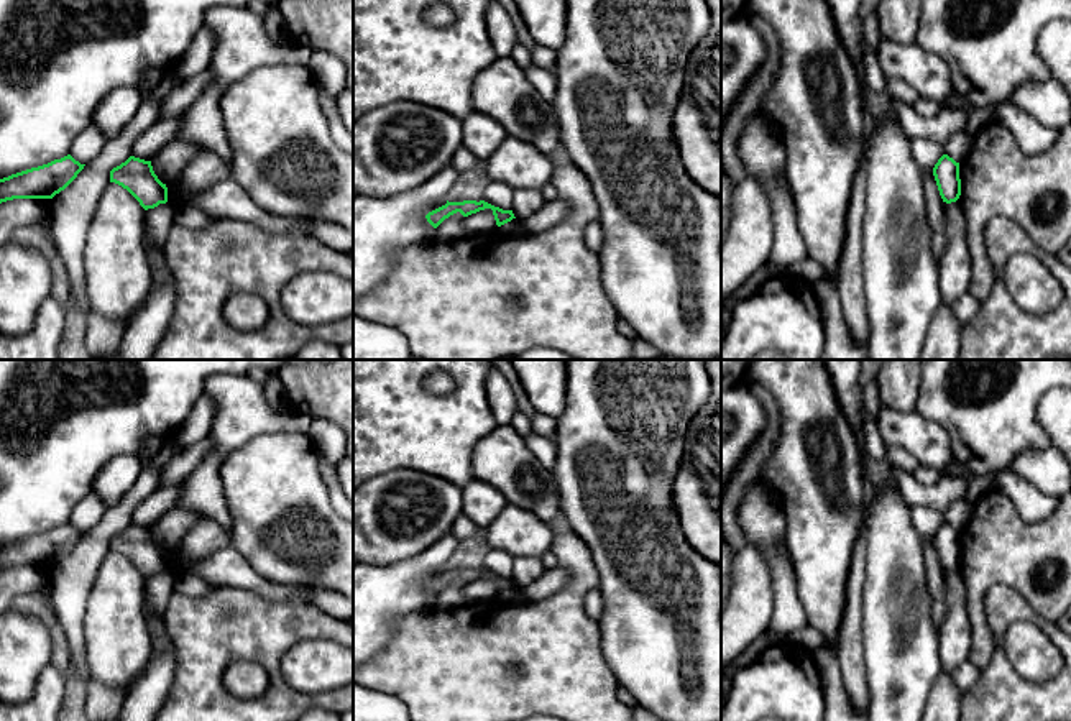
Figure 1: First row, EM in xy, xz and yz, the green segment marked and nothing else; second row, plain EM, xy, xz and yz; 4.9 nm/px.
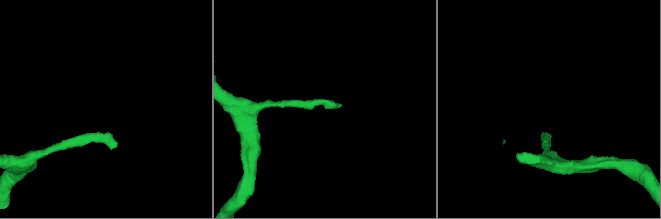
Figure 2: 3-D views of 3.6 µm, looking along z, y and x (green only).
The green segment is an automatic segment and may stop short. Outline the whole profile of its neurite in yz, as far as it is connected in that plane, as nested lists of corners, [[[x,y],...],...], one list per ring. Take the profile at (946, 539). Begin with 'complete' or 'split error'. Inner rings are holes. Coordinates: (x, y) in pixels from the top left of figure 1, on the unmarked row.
complete; [[[943,522],[933,535],[933,544],[943,570],[956,570],[961,563],[959,530]]]

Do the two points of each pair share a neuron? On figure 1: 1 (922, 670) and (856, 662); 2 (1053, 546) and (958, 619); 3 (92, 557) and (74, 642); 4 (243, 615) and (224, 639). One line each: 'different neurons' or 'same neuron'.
1: different neurons
2: different neurons
3: same neuron
4: same neuron

